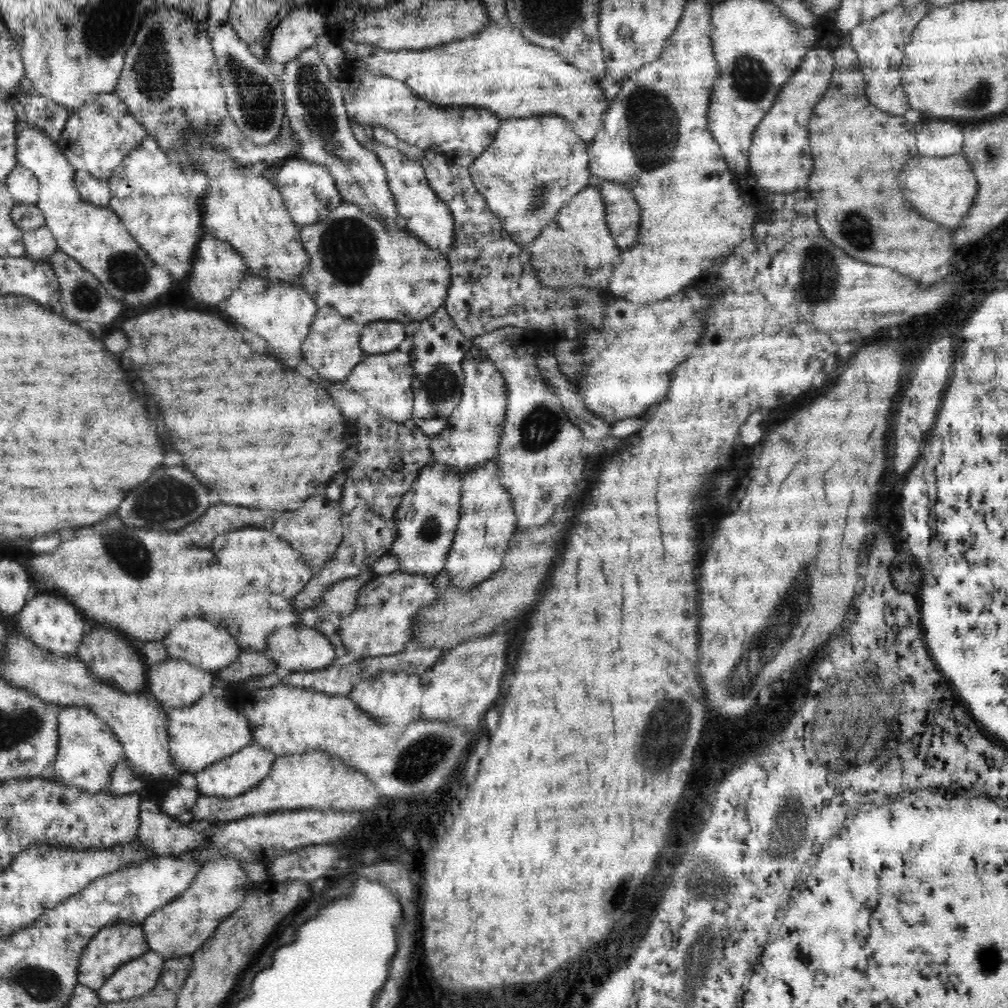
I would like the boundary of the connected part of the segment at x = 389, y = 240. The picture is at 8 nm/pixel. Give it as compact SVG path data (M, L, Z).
M346 201L337 206L322 222L298 227L310 264L308 264L308 270L301 274L297 284L302 286L314 301L316 314L320 312L322 316L324 312L326 316L330 316L326 322L328 326L340 324L338 320L342 318L348 318L356 324L363 325L379 320L400 321L404 324L420 323L445 304L451 284L447 256L429 248L406 229L390 227L378 217L362 211L356 203Z

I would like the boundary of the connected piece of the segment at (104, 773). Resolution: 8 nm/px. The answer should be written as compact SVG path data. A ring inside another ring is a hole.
M65 706L58 716L59 723L59 748L52 768L56 772L54 782L63 786L74 786L78 789L86 789L88 793L99 793L106 791L106 786L112 786L112 774L115 766L126 760L122 745L115 738L111 727L95 715L94 711L86 706Z

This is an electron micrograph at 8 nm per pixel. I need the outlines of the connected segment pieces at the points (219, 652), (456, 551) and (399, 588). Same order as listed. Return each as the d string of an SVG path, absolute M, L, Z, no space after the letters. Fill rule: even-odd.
M198 617L180 622L162 642L168 650L168 659L180 658L188 664L197 665L202 670L208 670L214 674L230 666L242 651L241 646L226 628L214 626L214 622Z
M487 459L473 466L462 476L459 525L444 570L451 576L450 584L469 589L490 578L500 570L511 538L515 534L518 517L512 505L512 497L502 485L498 473L498 459Z
M398 571L377 575L370 580L360 590L356 610L350 616L339 618L338 633L346 647L346 654L362 658L388 656L413 646L414 616L422 608L432 606L442 593L442 590L434 587L434 578L435 576Z

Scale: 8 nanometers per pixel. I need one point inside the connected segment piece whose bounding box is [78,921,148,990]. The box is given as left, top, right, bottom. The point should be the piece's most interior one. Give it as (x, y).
(116, 944)

